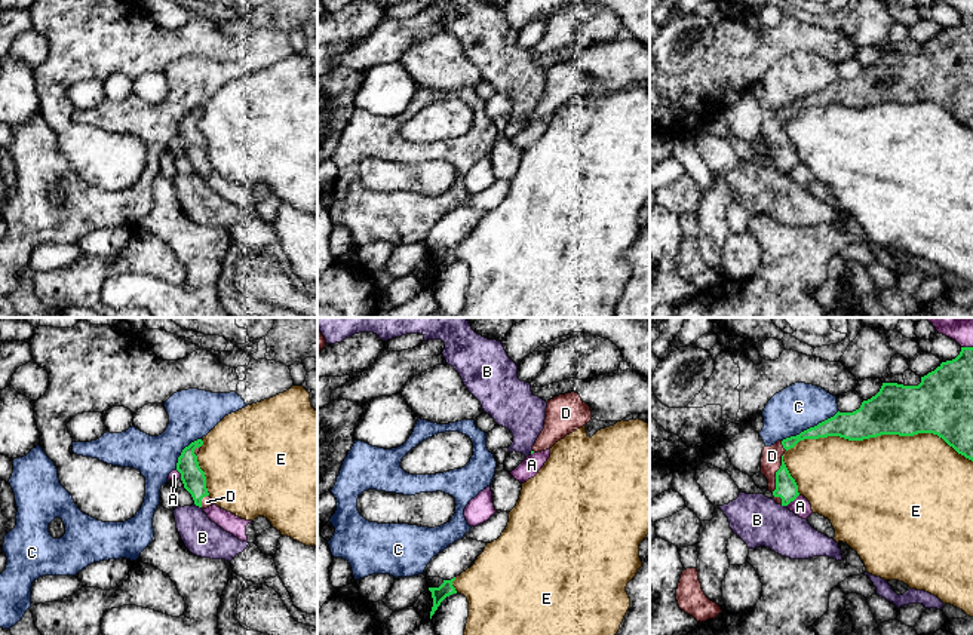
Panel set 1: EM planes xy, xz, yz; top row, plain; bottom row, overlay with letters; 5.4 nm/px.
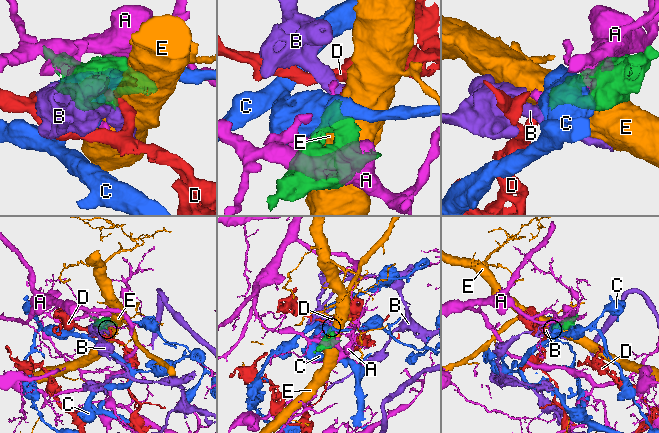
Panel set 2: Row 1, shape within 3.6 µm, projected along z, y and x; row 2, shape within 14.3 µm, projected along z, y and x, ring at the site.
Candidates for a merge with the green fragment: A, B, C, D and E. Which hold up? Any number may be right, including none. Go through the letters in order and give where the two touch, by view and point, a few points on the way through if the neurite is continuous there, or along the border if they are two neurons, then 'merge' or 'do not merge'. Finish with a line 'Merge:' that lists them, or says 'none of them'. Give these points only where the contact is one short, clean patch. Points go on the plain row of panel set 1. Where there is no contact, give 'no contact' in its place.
A: meets green in yz at (792, 168); do not merge
B: meets green in xy at (198, 172); border along xy (195, 171), (200, 175); do not merge
C: meets green in yz at (810, 95); do not merge
D: meets green in yz at (776, 141); runs through yz (786, 156), (776, 141), (772, 123); merge
E: meets green in yz at (880, 103); do not merge
Merge: D

